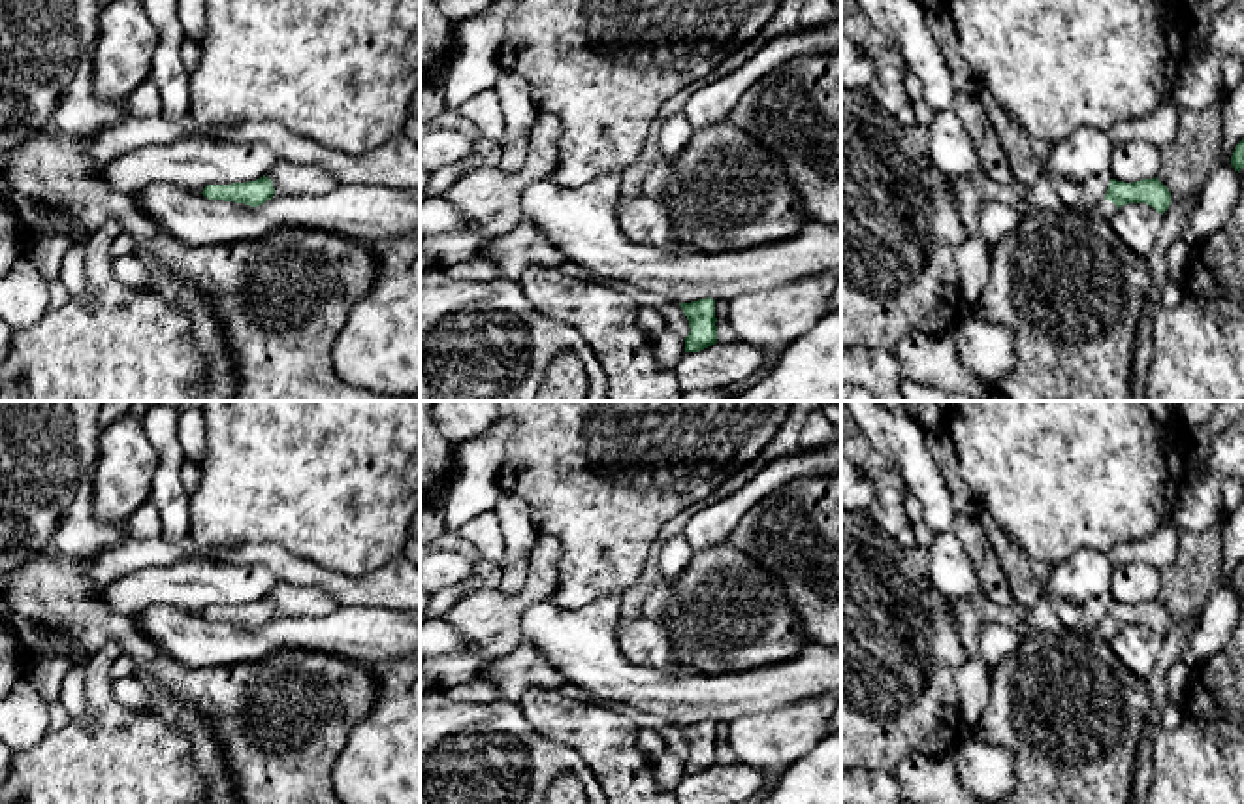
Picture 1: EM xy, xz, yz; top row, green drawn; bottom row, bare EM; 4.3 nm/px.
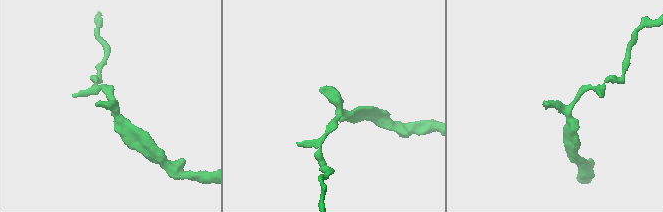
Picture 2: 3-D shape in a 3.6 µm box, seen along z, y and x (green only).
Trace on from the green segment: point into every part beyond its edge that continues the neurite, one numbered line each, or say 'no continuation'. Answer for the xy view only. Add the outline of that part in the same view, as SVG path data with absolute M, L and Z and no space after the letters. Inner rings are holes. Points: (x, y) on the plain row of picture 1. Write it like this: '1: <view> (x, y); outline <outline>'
no continuation

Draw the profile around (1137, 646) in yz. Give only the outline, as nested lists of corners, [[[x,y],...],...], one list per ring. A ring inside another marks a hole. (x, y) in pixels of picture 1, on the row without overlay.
[[[1146,625],[1122,627],[1112,638],[1114,655],[1139,678],[1146,680],[1161,651],[1163,636]]]

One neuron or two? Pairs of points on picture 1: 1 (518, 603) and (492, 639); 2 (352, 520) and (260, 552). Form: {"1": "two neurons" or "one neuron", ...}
{"1": "one neuron", "2": "two neurons"}

